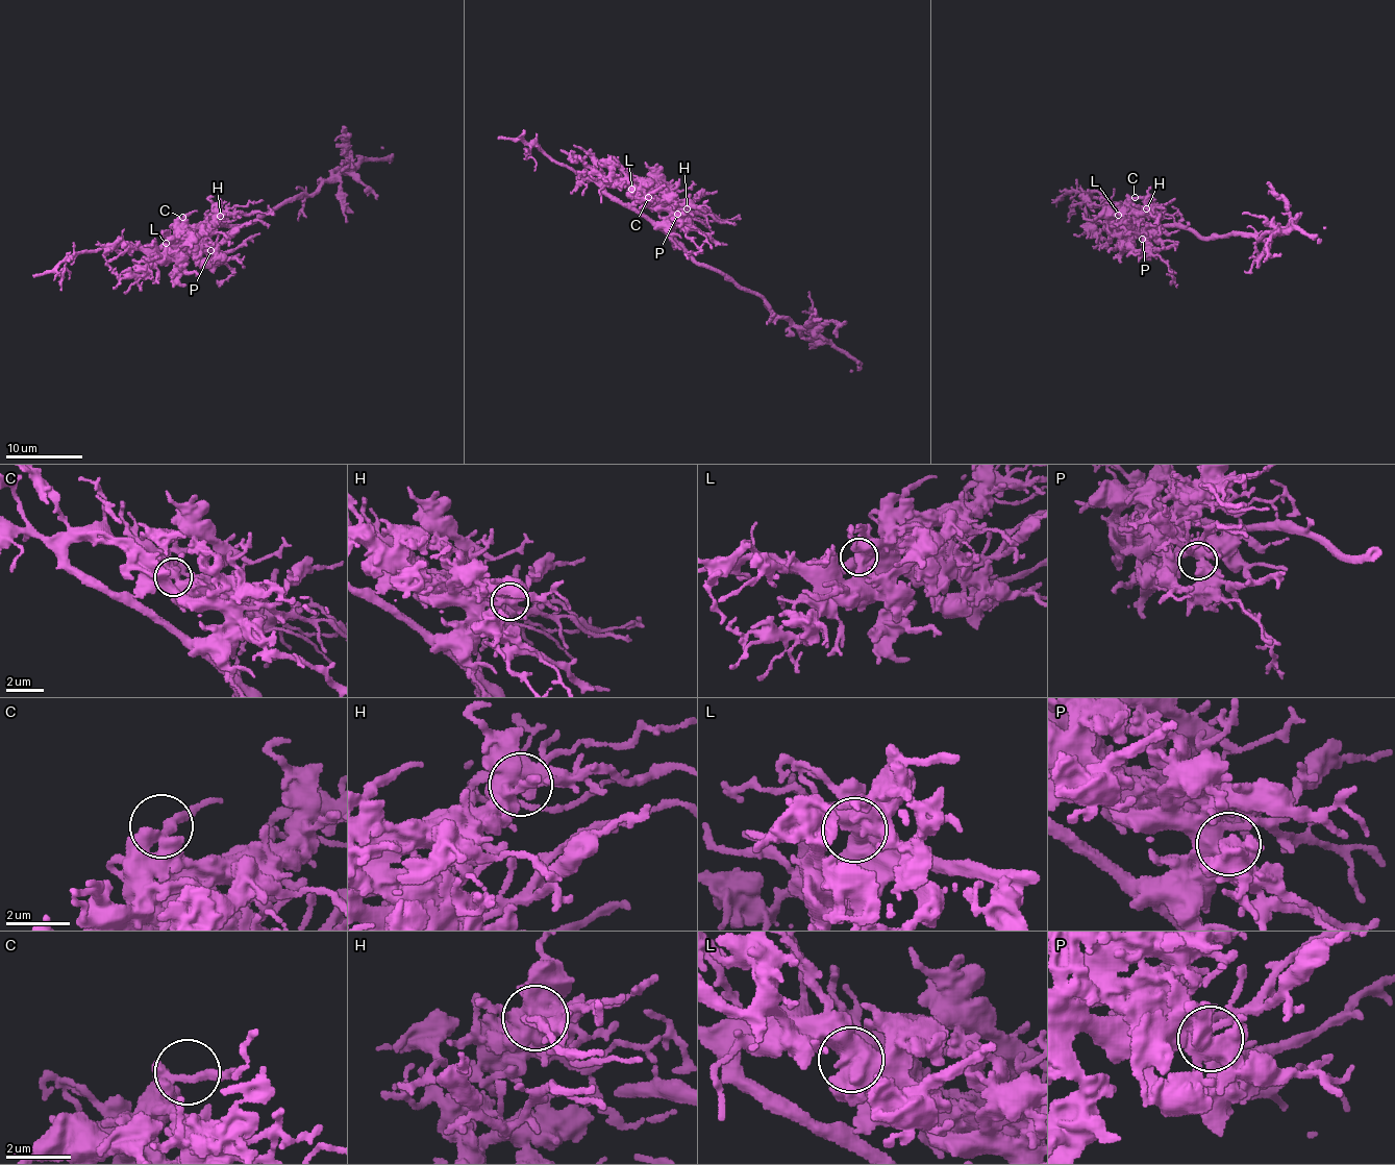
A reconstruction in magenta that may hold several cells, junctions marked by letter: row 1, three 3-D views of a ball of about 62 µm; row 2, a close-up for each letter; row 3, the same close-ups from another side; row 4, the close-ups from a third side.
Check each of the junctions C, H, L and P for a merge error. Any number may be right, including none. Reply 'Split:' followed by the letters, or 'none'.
Split: none

